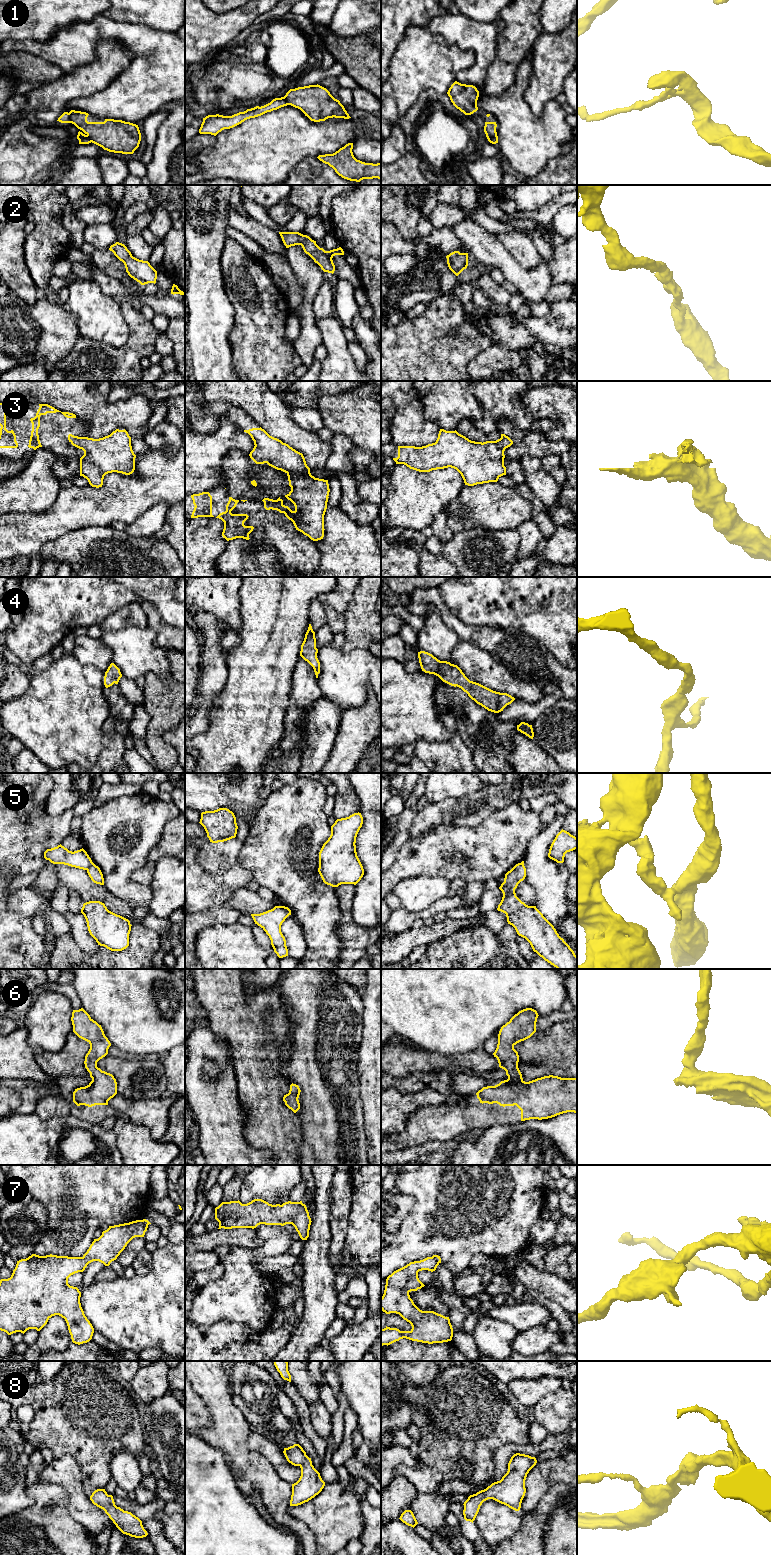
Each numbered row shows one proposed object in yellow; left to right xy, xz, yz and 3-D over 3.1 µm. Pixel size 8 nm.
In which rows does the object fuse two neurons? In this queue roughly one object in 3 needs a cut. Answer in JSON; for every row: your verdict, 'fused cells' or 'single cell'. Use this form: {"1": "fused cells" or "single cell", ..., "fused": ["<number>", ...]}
{"1": "fused cells", "2": "single cell", "3": "fused cells", "4": "single cell", "5": "fused cells", "6": "single cell", "7": "single cell", "8": "single cell", "fused": ["1", "3", "5"]}

